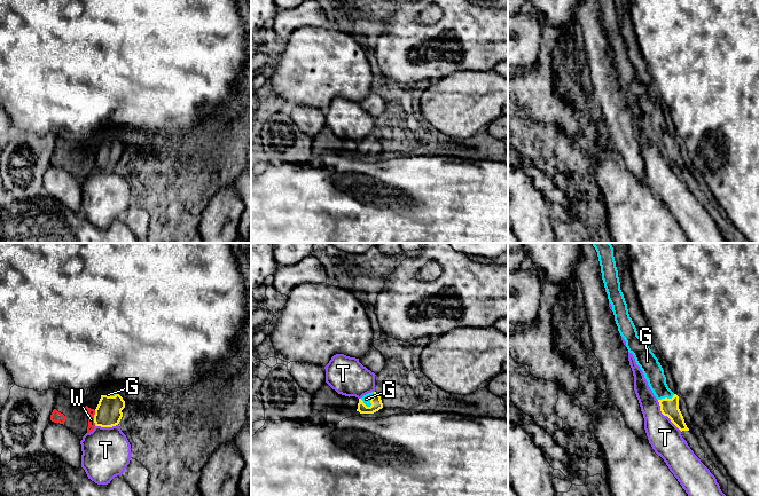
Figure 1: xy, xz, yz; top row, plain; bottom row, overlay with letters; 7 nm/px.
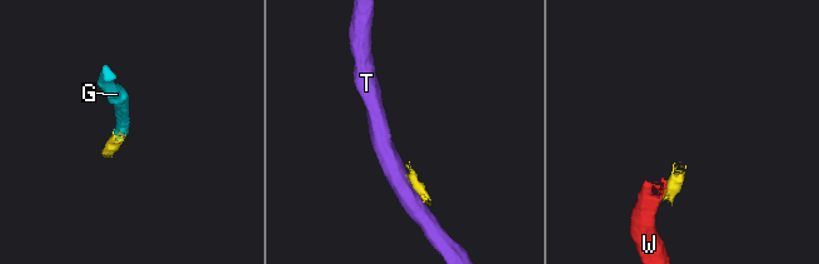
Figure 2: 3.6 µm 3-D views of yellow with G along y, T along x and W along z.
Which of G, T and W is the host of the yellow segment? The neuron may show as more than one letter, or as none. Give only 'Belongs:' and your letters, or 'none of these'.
Belongs: G

